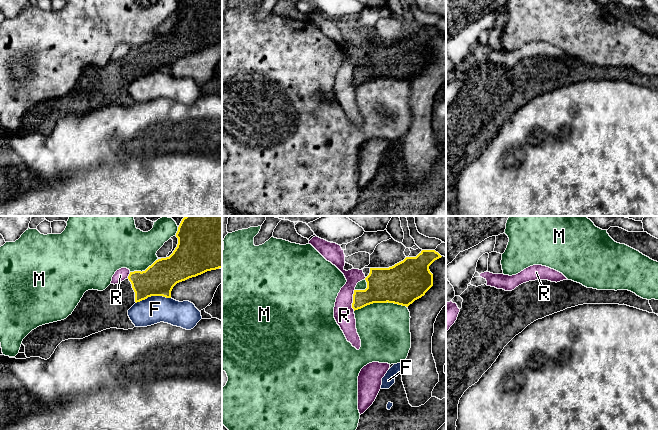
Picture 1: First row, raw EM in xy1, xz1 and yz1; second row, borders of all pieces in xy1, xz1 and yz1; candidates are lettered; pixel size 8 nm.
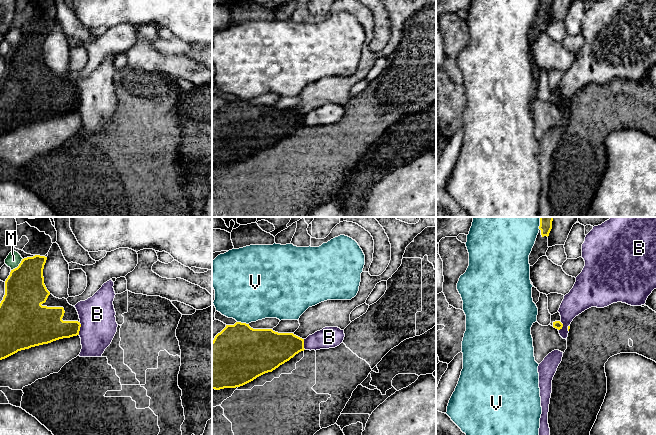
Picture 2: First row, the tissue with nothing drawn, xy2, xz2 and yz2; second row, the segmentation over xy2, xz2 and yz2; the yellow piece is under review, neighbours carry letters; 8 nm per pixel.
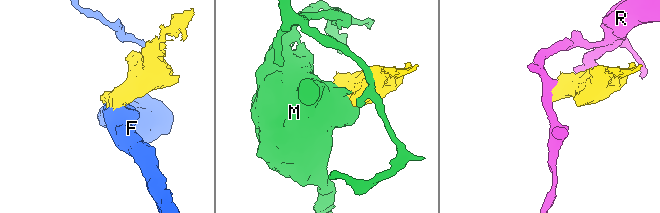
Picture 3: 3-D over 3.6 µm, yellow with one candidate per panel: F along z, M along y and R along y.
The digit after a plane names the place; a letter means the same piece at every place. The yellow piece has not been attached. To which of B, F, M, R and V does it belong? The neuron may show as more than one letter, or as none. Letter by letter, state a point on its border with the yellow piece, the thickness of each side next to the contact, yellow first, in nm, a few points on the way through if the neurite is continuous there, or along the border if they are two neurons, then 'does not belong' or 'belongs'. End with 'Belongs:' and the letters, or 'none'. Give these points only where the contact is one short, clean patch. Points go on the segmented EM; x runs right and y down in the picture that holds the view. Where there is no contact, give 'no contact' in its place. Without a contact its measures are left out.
B: meets yellow in xy2 at (79, 328); 260 nm thick on the yellow side, 280 nm on the other; border along xy2 (80, 322), (78, 334); does not belong
F: meets yellow in xy1 at (153, 295); 260 nm thick on the yellow side, 220 nm on the other; does not belong
M: meets yellow in xz1 at (380, 302); 320 nm thick on the yellow side, 420 nm on the other; does not belong
R: meets yellow in xz1 at (353, 300); 240 nm thick on the yellow side, 160 nm on the other; border along xz1 (354, 289), (352, 297), (353, 310); does not belong
V: meets yellow in xz2 at (243, 323); 460 nm thick on the yellow side, 480 nm on the other; does not belong
Belongs: none

